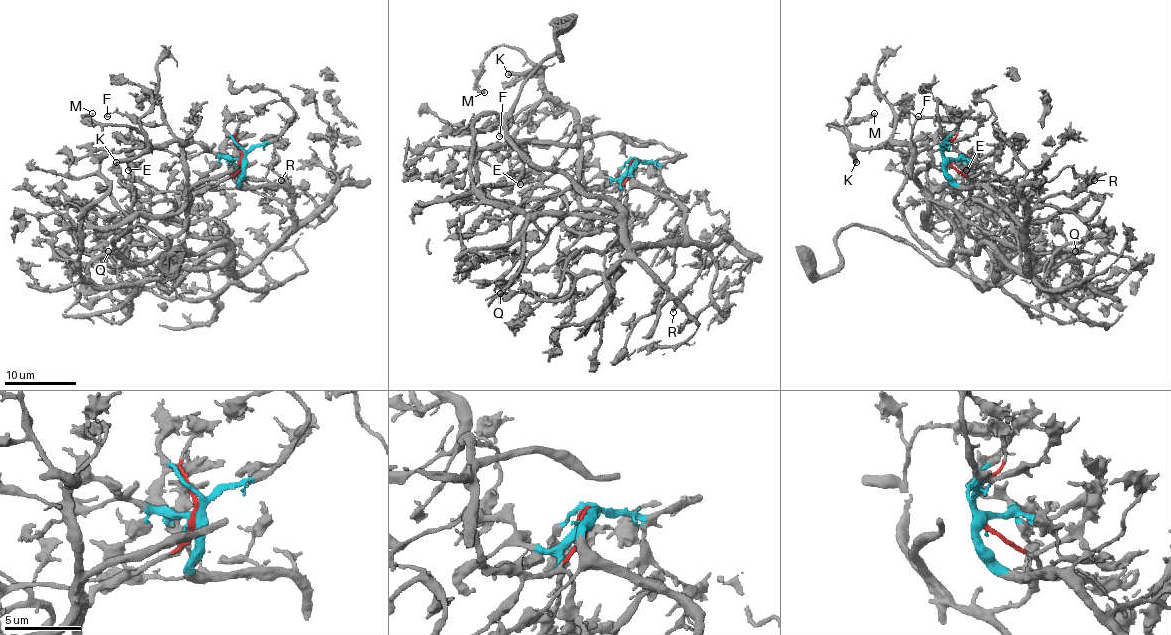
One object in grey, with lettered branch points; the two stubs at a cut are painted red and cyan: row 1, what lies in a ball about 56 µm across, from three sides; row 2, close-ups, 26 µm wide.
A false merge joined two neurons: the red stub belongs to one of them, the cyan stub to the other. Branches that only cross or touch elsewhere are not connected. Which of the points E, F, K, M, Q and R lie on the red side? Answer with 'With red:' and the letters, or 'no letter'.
With red: F, K, M

